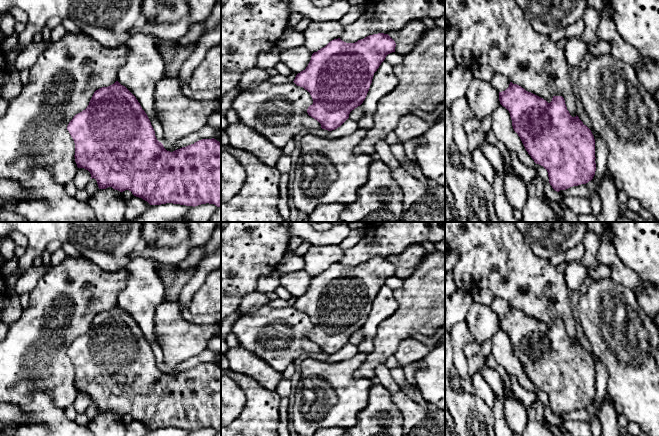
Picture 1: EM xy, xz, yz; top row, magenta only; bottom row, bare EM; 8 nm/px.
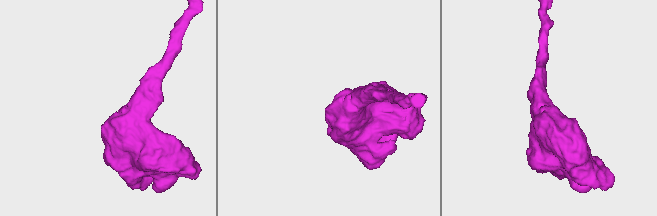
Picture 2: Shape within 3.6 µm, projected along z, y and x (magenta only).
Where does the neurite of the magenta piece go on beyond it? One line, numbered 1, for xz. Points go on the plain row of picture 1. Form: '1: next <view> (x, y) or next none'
1: next none

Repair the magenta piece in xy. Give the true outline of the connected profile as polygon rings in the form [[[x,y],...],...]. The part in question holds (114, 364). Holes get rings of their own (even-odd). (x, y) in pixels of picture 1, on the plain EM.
[[[118,305],[108,311],[102,311],[96,314],[87,332],[73,341],[67,350],[67,354],[69,355],[75,367],[74,381],[77,391],[88,394],[91,398],[91,403],[94,402],[97,405],[99,413],[112,411],[113,413],[120,416],[129,414],[134,420],[142,422],[150,429],[173,427],[195,431],[201,428],[209,427],[214,428],[217,431],[221,431],[221,366],[214,362],[202,363],[195,366],[194,368],[182,371],[173,376],[167,375],[163,368],[157,364],[151,346],[136,321]]]

